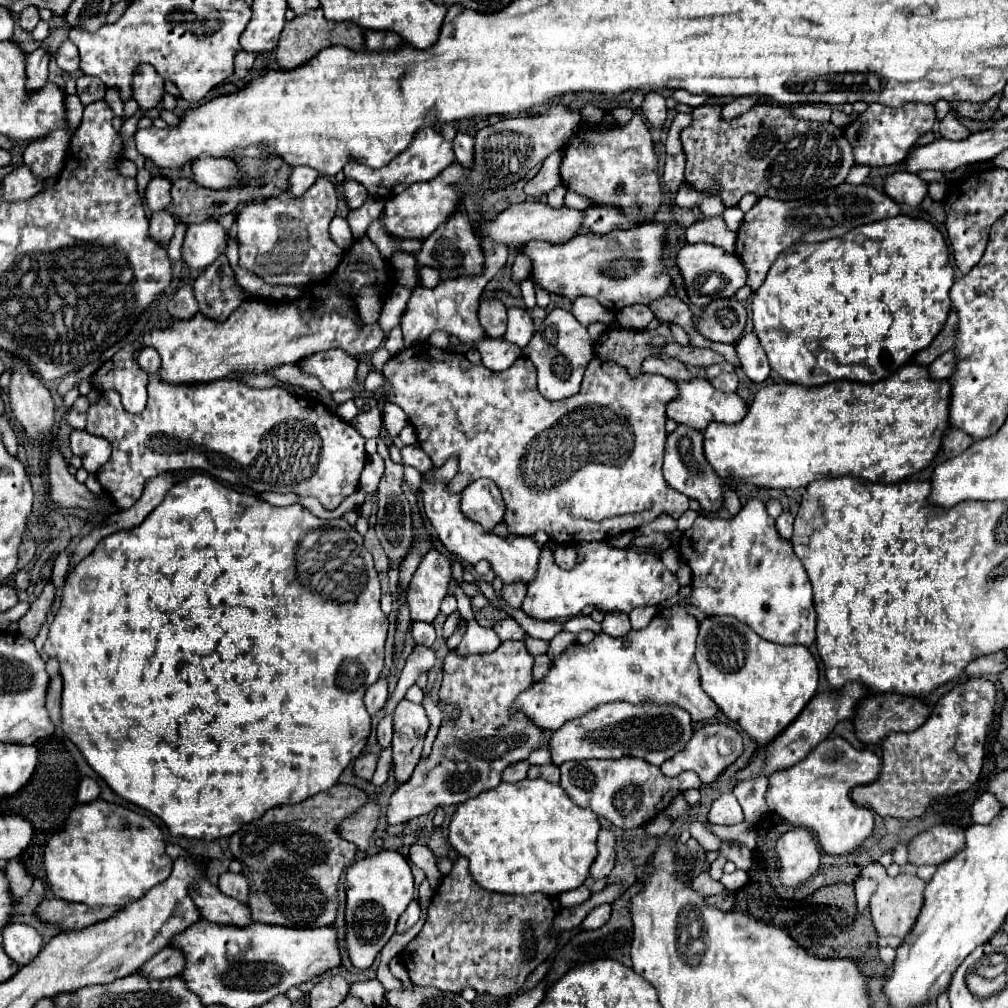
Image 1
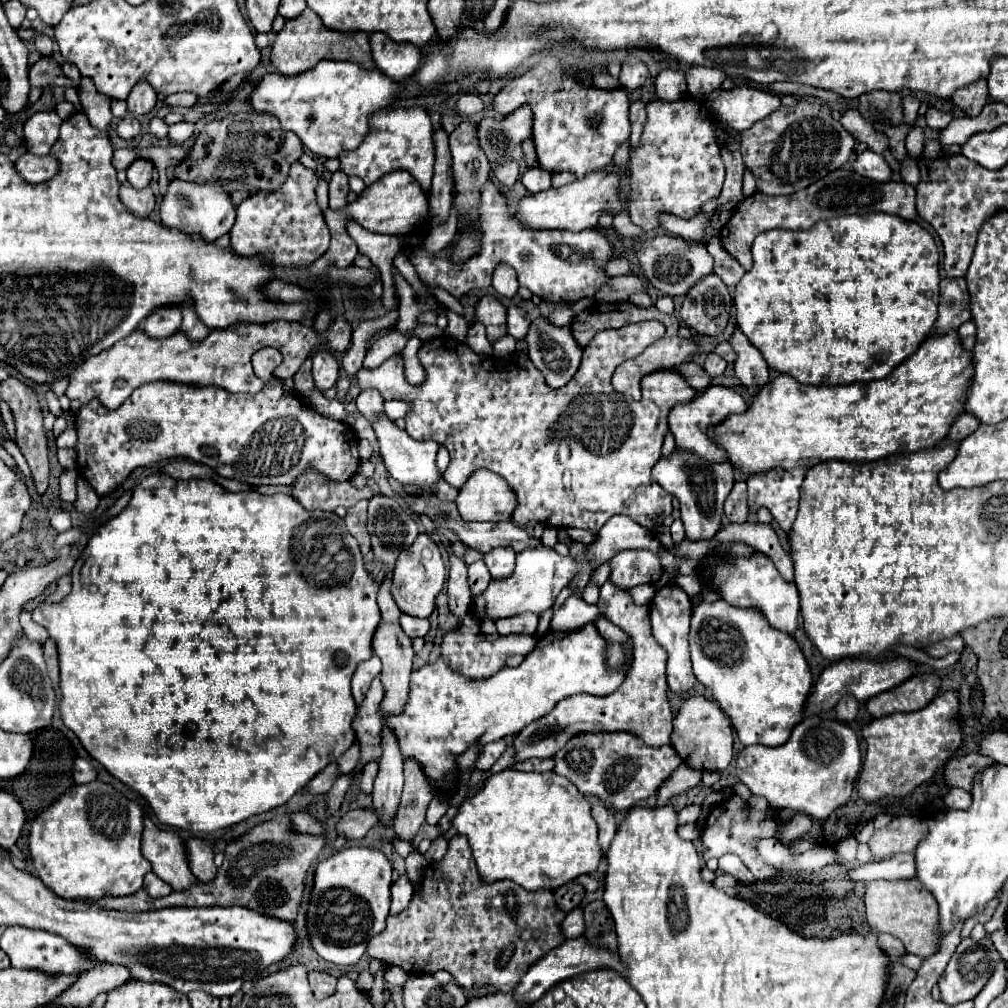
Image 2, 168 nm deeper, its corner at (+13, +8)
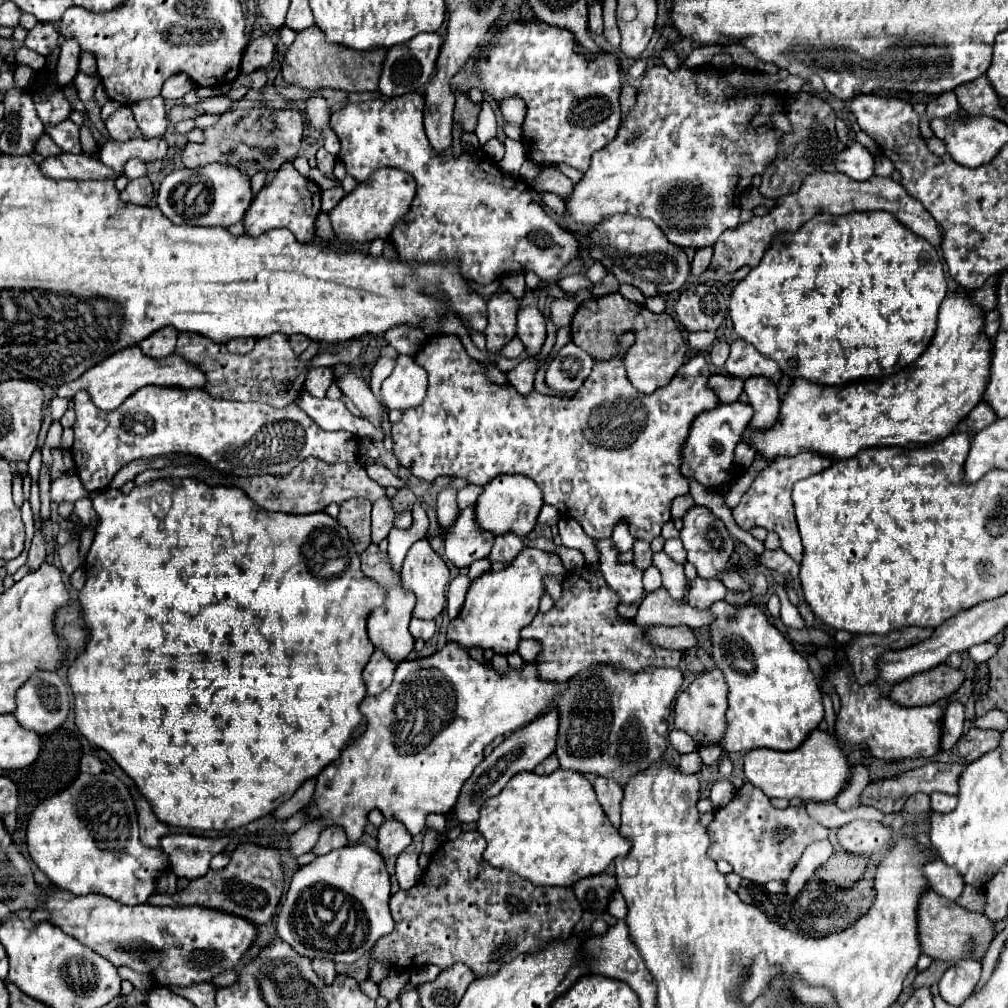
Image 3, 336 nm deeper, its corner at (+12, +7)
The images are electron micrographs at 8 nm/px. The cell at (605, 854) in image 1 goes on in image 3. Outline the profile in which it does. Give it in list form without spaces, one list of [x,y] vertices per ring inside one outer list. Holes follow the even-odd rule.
[[[595,778],[595,792],[597,792],[597,800],[599,800],[605,816],[609,818],[613,828],[619,828],[619,804],[623,798],[623,788],[619,784],[615,784],[613,780]]]

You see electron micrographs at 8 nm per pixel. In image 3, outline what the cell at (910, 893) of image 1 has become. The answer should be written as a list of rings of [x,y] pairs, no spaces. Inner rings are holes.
[[[925,890],[919,900],[917,908],[917,936],[921,944],[921,954],[927,954],[935,960],[959,960],[967,952],[967,942],[969,938],[975,938],[977,950],[975,956],[983,958],[989,942],[993,940],[993,922],[985,914],[975,914],[969,912],[961,906],[957,906],[951,900],[945,900],[933,890]]]

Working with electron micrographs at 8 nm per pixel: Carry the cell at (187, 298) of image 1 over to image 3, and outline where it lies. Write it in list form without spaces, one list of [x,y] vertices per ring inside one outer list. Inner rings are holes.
[[[165,326],[157,332],[153,332],[151,336],[147,336],[145,340],[139,342],[139,348],[143,350],[143,354],[151,356],[151,358],[165,358],[169,354],[175,352],[175,342],[177,342],[177,330],[171,326]]]

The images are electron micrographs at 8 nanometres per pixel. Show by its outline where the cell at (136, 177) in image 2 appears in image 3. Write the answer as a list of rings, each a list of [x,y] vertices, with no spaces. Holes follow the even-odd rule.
[[[131,158],[127,164],[125,164],[125,176],[129,180],[135,180],[135,178],[141,178],[147,174],[147,164],[139,158]]]

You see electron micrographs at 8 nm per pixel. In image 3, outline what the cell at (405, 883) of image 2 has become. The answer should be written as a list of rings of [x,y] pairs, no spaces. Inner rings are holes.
[[[399,854],[397,856],[397,866],[395,866],[395,878],[399,882],[401,890],[409,890],[417,884],[421,878],[421,868],[417,864],[417,854]]]

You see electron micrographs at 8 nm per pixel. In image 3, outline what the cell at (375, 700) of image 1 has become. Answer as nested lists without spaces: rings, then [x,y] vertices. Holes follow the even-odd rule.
[[[375,650],[371,660],[367,662],[367,666],[363,670],[363,680],[365,680],[365,686],[367,686],[367,696],[381,694],[391,684],[393,672],[395,672],[395,664],[383,652]]]

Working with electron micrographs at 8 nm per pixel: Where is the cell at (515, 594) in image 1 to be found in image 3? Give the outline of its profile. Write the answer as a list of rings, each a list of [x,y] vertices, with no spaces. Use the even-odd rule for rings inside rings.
[[[507,532],[503,536],[497,536],[495,538],[495,548],[491,548],[491,556],[489,560],[491,562],[503,562],[503,564],[509,564],[517,558],[517,554],[525,548],[525,542],[515,536],[513,532]]]

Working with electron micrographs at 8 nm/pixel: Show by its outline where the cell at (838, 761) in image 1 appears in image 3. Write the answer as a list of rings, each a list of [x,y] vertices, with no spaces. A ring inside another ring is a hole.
[[[815,728],[807,740],[789,752],[757,748],[745,754],[745,776],[747,780],[761,788],[769,798],[801,798],[803,802],[833,802],[835,796],[849,784],[851,764],[835,732]]]

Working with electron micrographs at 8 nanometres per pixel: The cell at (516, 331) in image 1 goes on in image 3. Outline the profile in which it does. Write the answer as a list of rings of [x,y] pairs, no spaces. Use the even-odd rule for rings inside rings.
[[[523,306],[517,314],[517,336],[529,356],[535,356],[545,340],[545,318],[535,306]]]

